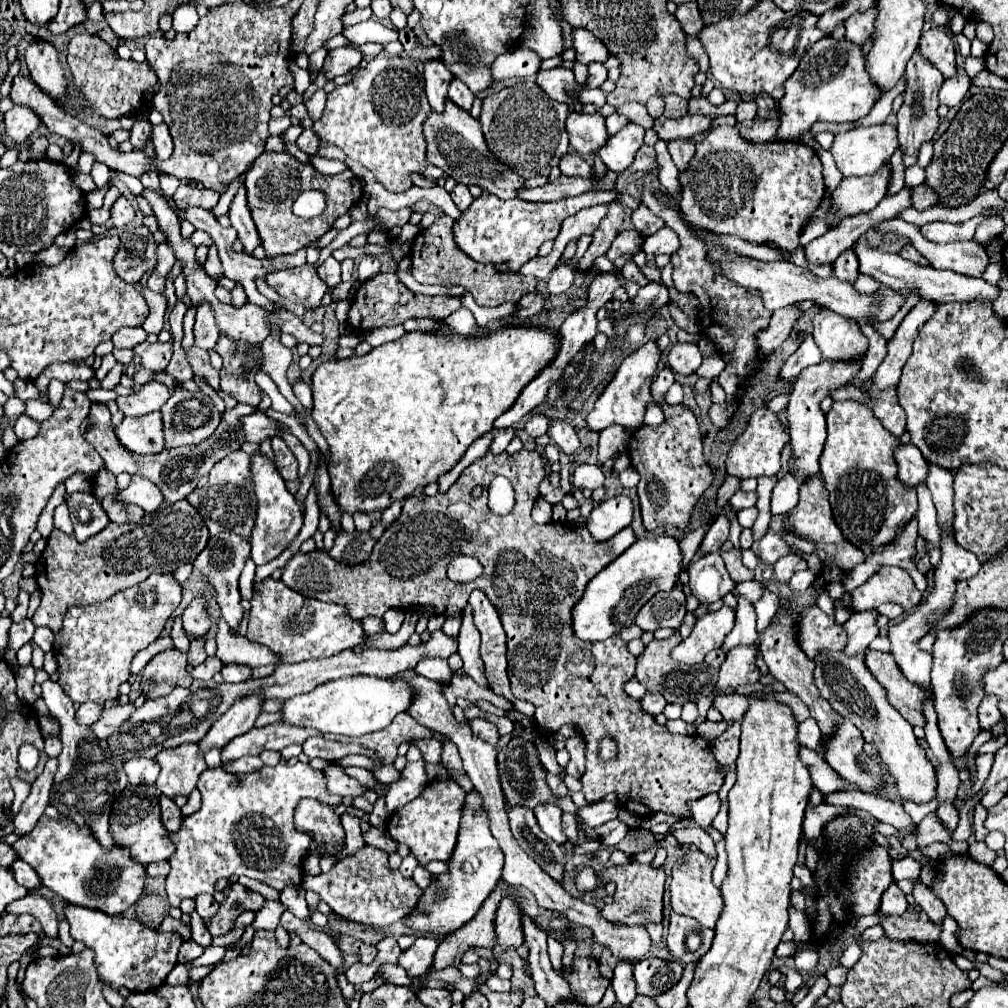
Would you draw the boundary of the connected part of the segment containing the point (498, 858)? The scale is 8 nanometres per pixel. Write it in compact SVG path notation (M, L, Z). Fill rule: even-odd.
M476 790L468 792L462 806L462 822L458 832L458 842L454 848L452 858L448 860L448 872L438 874L436 882L432 880L428 888L422 892L416 908L406 916L406 924L412 930L446 936L464 926L474 914L480 910L482 902L488 898L496 882L502 878L502 850L490 832L488 814L484 810L484 802Z

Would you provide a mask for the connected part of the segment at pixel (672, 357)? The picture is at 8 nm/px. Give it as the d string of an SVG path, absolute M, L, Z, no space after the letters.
M676 342L668 352L668 364L674 372L678 372L682 376L690 376L702 364L702 354L696 344Z

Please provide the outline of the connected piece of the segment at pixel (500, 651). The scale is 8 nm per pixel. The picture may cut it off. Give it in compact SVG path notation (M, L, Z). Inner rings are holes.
M472 590L470 594L470 604L474 608L474 626L480 630L482 634L482 644L480 644L480 658L484 662L484 670L486 670L486 680L488 680L488 686L496 692L496 694L502 694L506 696L508 700L516 706L518 712L526 714L526 716L532 716L534 714L534 706L530 702L522 702L522 700L516 699L510 689L510 680L508 680L508 674L506 674L506 668L508 668L508 660L506 660L506 632L502 628L502 622L500 622L500 616L496 612L496 608L492 606L492 602L486 598L486 594L482 590Z

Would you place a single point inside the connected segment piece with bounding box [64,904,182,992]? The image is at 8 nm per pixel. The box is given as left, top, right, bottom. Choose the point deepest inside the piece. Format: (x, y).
(128, 955)

